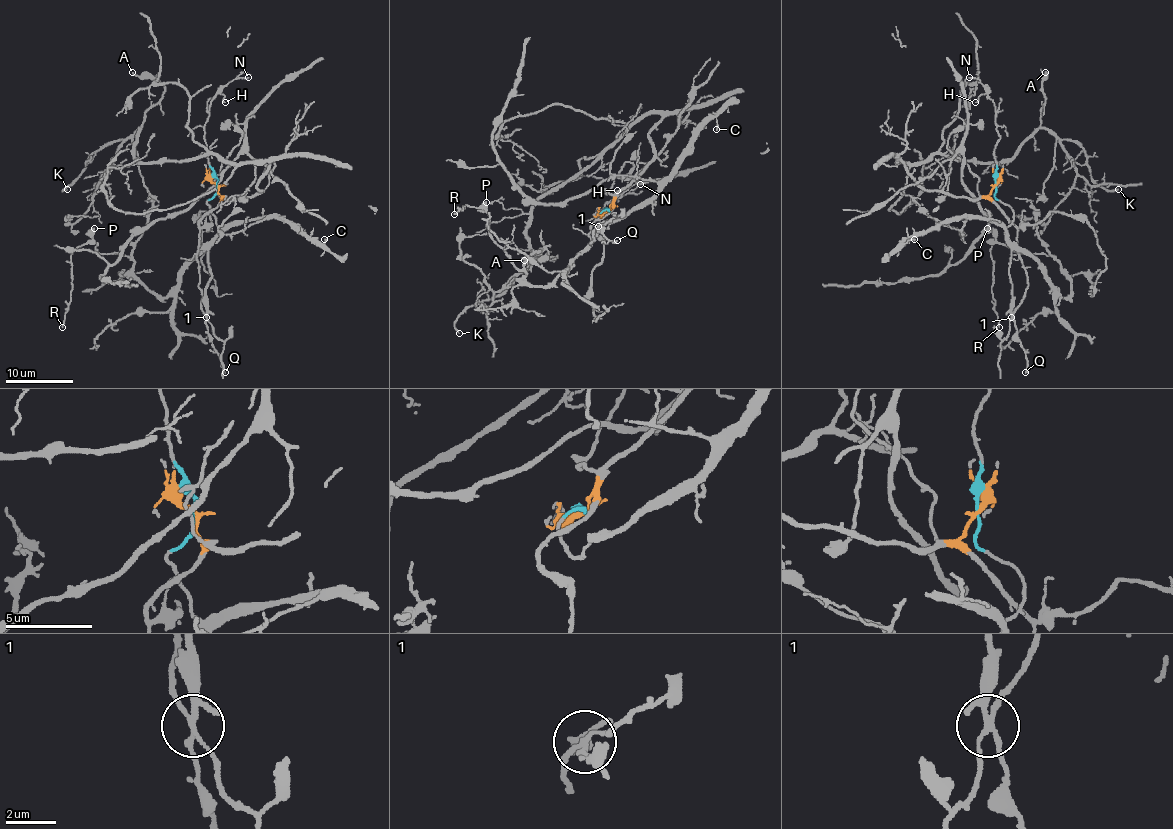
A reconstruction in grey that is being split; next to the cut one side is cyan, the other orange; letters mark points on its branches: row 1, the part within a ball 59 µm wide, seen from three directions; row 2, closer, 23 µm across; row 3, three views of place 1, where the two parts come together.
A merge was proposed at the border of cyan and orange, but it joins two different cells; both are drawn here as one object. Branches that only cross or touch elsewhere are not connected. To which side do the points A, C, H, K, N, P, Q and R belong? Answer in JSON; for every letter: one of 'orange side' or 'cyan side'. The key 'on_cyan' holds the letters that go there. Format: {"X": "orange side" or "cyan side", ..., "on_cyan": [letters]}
{"A": "orange side", "C": "cyan side", "H": "cyan side", "K": "orange side", "N": "cyan side", "P": "cyan side", "Q": "cyan side", "R": "cyan side", "on_cyan": ["C", "H", "N", "P", "Q", "R"]}

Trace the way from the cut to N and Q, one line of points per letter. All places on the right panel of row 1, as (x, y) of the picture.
N: (996, 184), (994, 145), (999, 138), (996, 106), (979, 80), (969, 77)
Q: (996, 184), (994, 196), (1013, 211), (1013, 221), (1006, 228), (1011, 250), (1011, 318), (1025, 352), (1025, 373)

